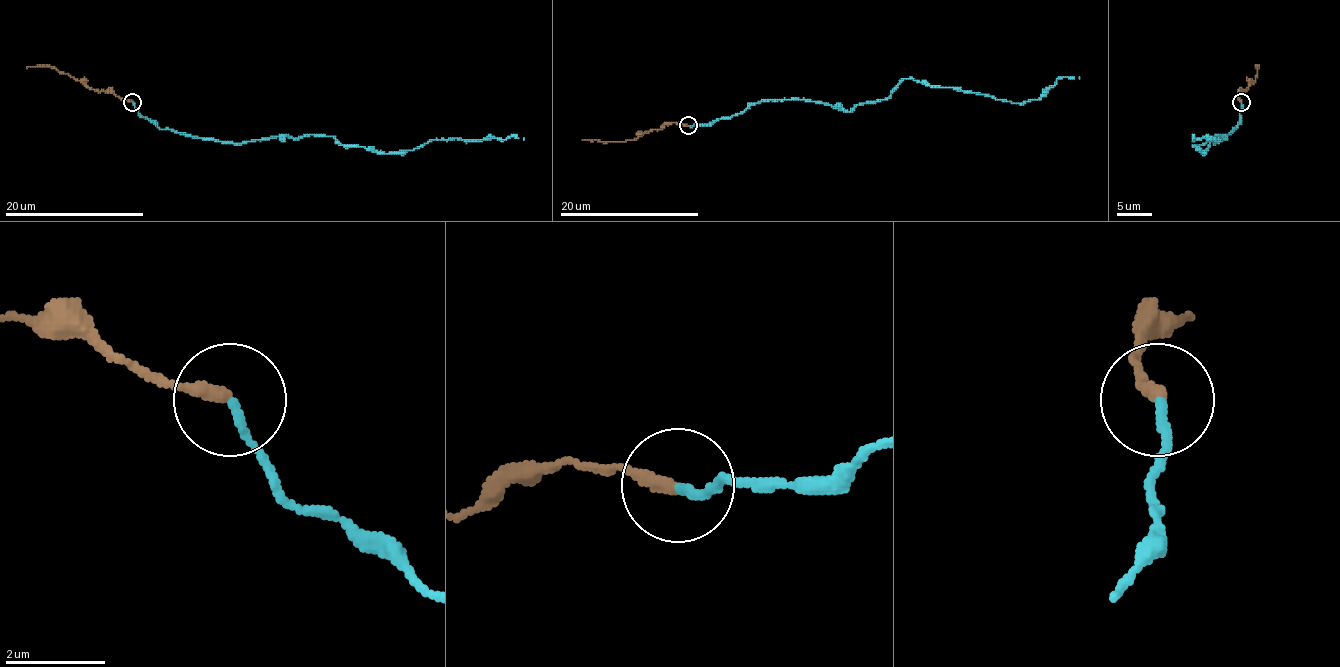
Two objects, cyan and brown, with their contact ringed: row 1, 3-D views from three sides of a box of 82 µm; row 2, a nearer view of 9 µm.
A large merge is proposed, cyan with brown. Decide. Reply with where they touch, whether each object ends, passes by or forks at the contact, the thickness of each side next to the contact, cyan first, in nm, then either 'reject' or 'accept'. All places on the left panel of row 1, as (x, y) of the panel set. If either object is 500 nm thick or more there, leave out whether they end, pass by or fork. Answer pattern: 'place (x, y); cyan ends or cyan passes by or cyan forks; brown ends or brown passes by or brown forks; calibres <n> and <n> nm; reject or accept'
place (132, 102); cyan ends; brown ends; calibres 180 and 280 nm; reject

